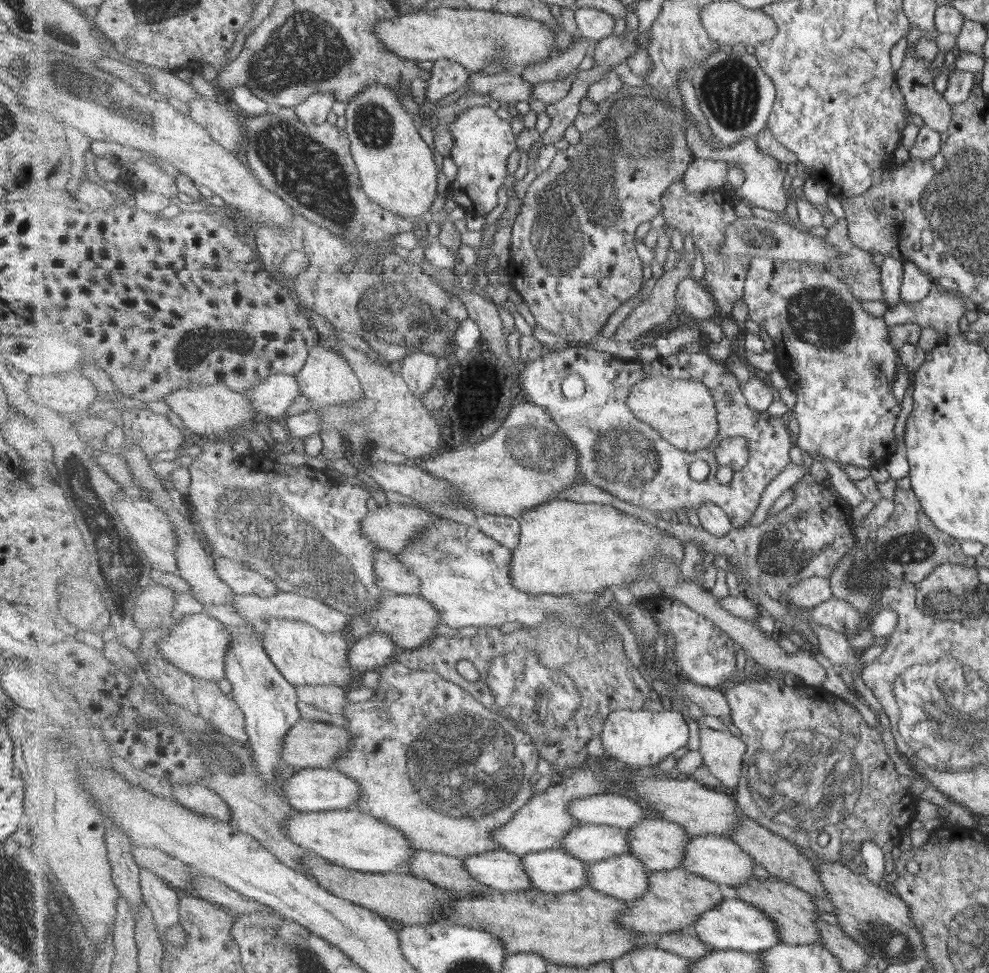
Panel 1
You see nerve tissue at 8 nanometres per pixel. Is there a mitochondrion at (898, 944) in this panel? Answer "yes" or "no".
yes

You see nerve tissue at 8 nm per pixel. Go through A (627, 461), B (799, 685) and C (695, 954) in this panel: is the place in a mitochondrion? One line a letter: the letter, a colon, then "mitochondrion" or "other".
A: mitochondrion
B: other
C: other

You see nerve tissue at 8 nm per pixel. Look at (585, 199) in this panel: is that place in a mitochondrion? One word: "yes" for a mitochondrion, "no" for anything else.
yes

